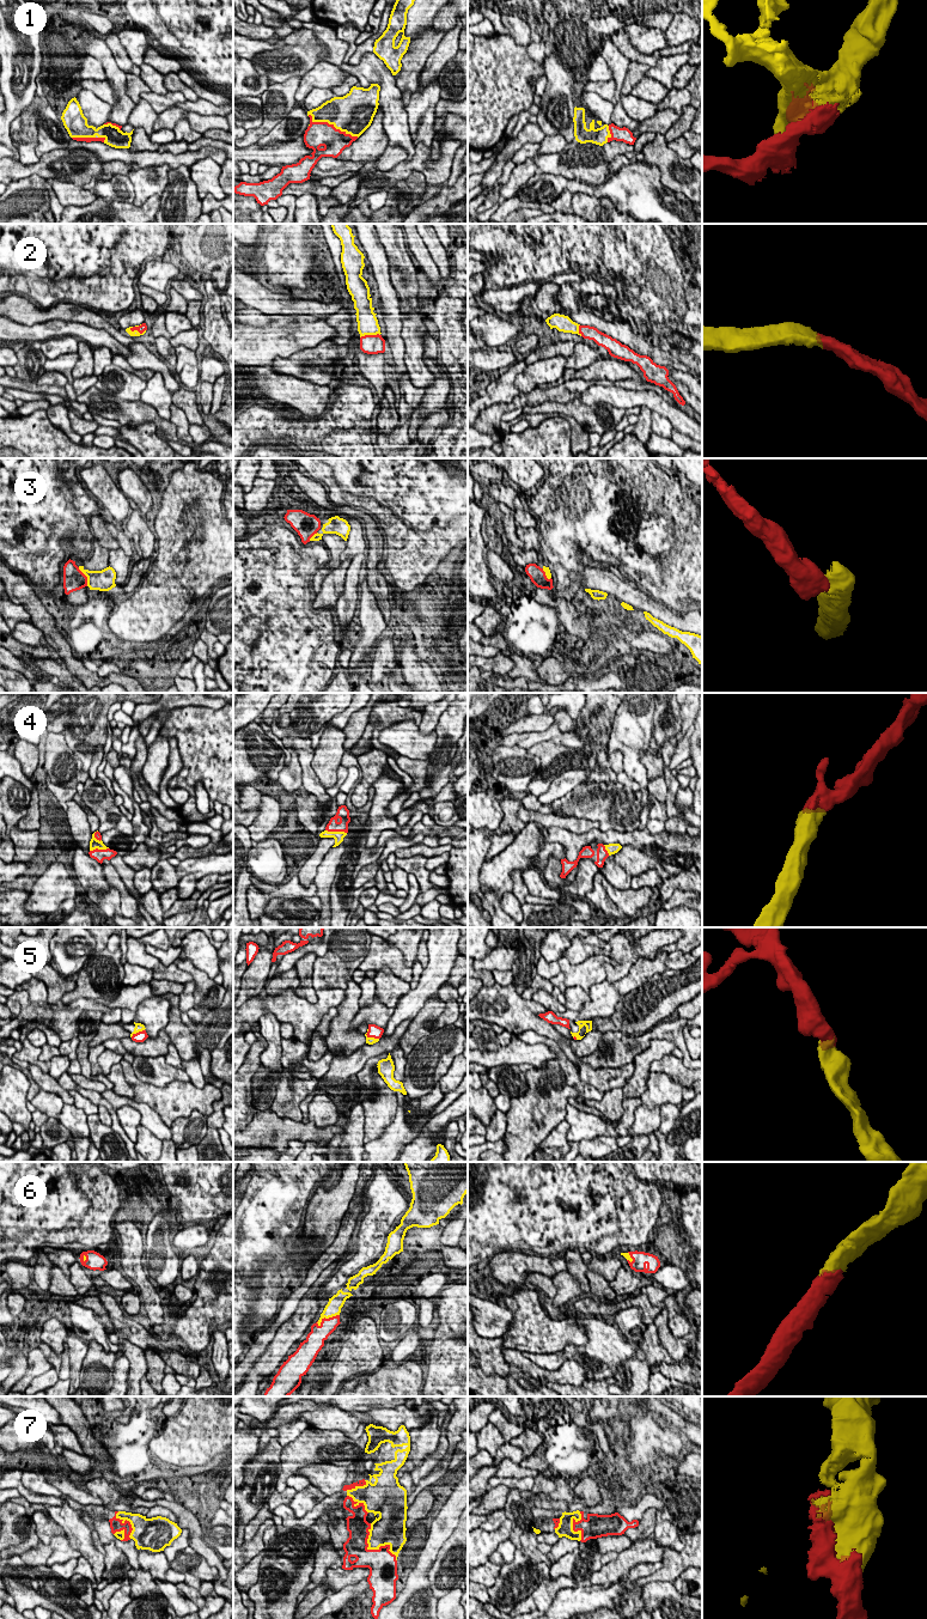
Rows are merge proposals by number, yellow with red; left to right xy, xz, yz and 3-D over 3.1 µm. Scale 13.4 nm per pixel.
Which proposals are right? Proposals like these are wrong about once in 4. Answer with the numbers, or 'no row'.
1, 2, 4, 5, 6, 7

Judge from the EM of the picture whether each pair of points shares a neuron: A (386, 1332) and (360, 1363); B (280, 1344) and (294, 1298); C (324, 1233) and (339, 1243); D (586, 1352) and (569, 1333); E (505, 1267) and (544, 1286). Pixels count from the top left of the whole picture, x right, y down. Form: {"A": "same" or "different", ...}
{"A": "different", "B": "different", "C": "different", "D": "different", "E": "different"}

